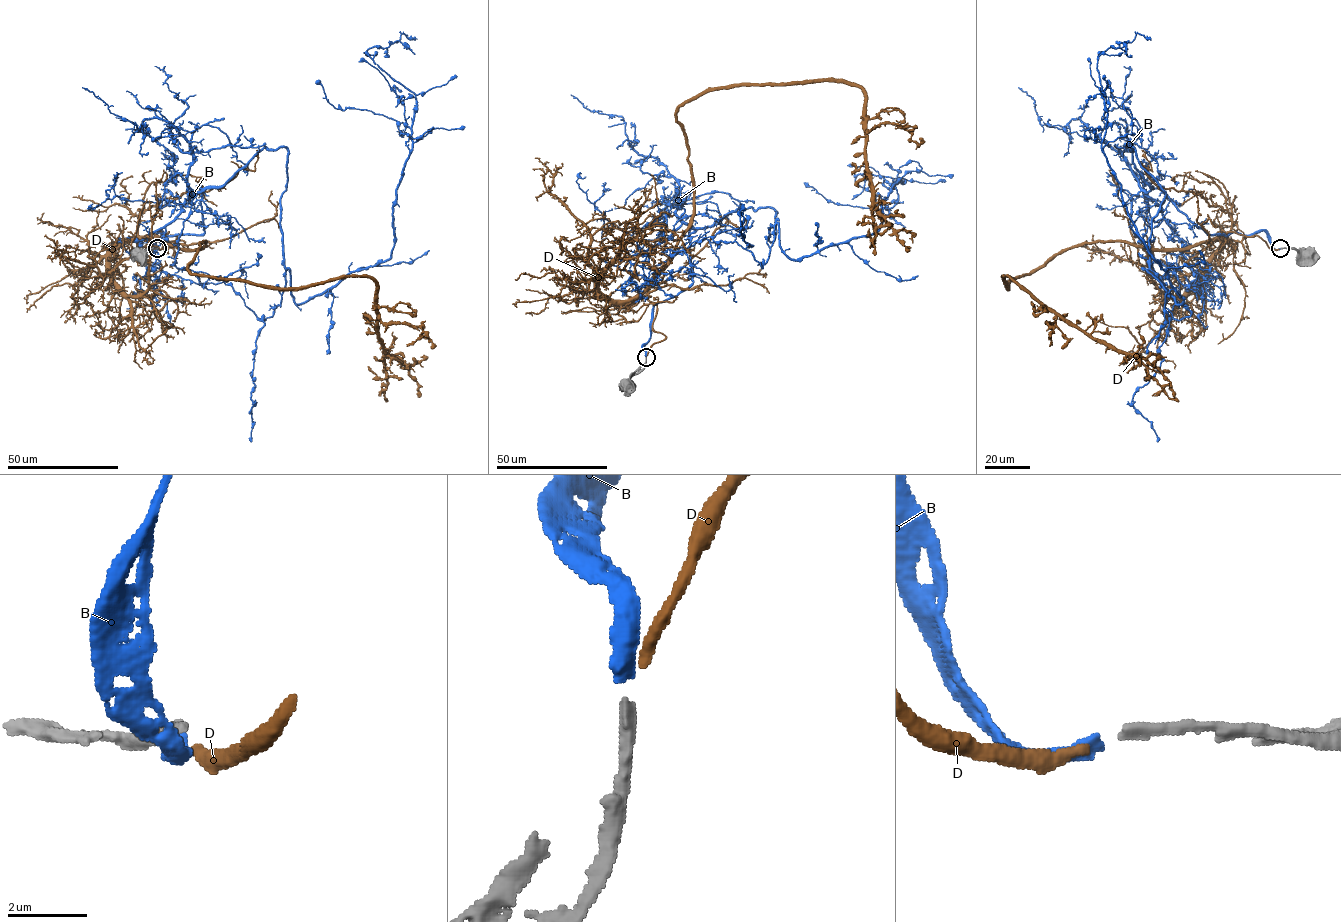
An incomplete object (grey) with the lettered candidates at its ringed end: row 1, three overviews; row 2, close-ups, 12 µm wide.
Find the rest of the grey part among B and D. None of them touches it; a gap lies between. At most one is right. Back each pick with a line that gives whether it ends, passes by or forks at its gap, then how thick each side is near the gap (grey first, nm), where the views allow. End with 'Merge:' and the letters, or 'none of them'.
B: it ends | 280/400 nm
Merge: B

